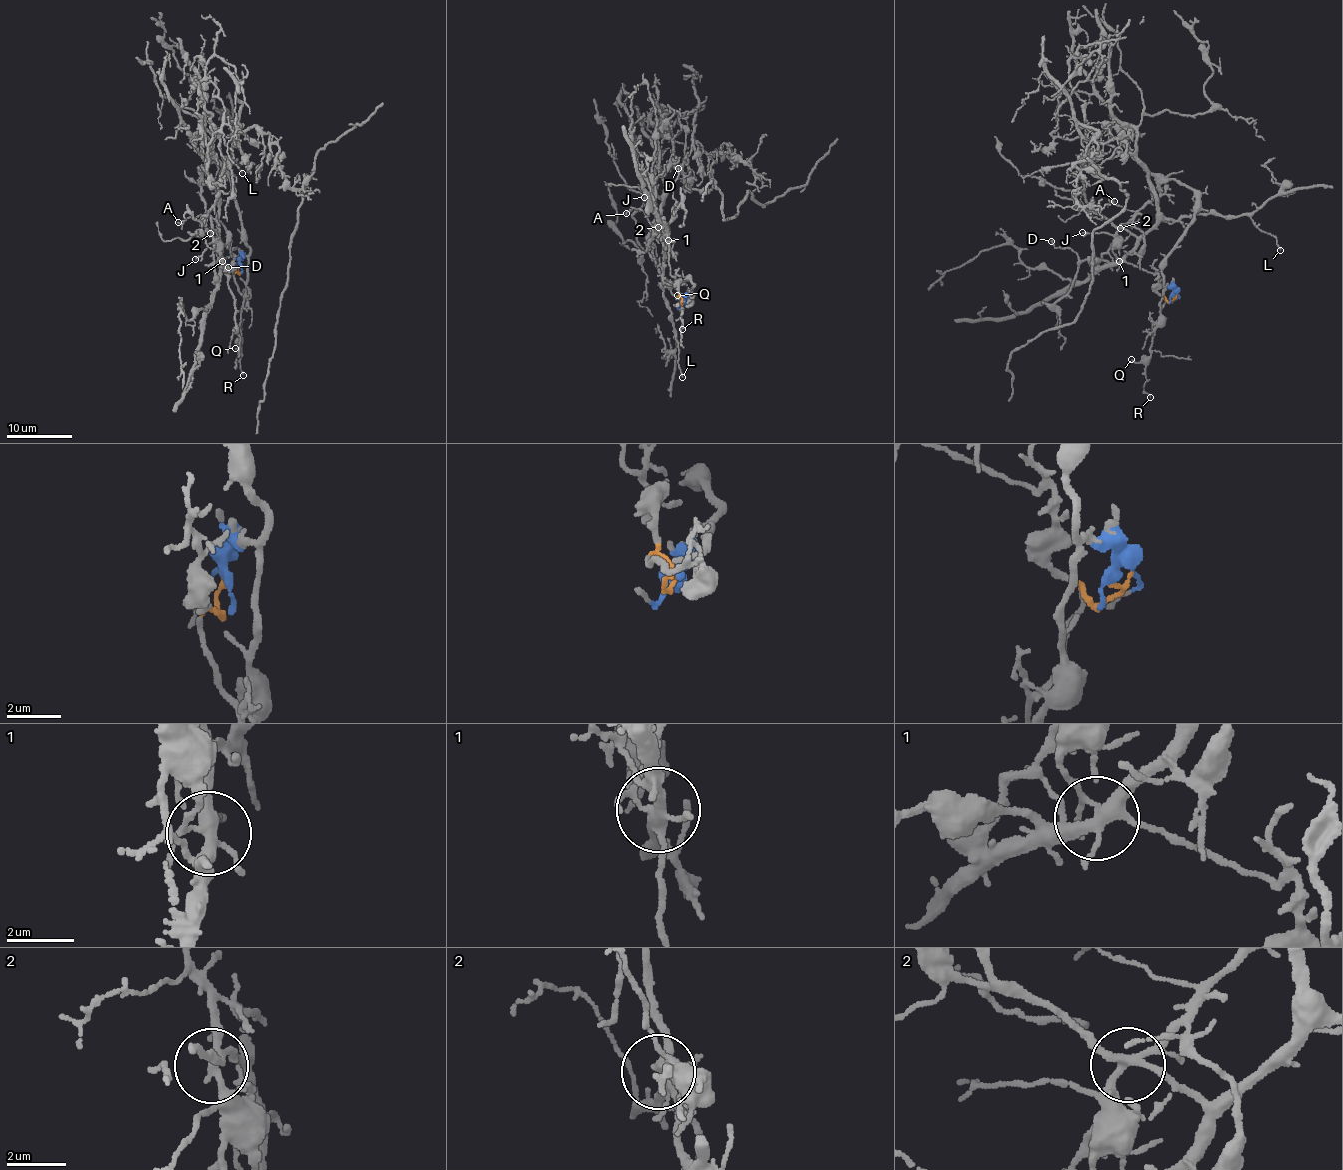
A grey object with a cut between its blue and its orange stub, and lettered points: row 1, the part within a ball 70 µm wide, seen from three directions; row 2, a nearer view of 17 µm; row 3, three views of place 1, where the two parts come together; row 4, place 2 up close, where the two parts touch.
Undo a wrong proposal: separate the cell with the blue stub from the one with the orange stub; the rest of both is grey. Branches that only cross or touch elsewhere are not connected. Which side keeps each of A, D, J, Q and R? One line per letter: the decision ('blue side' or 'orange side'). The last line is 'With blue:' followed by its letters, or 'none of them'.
A: blue side
D: orange side
J: blue side
Q: orange side
R: orange side
With blue: A, J

